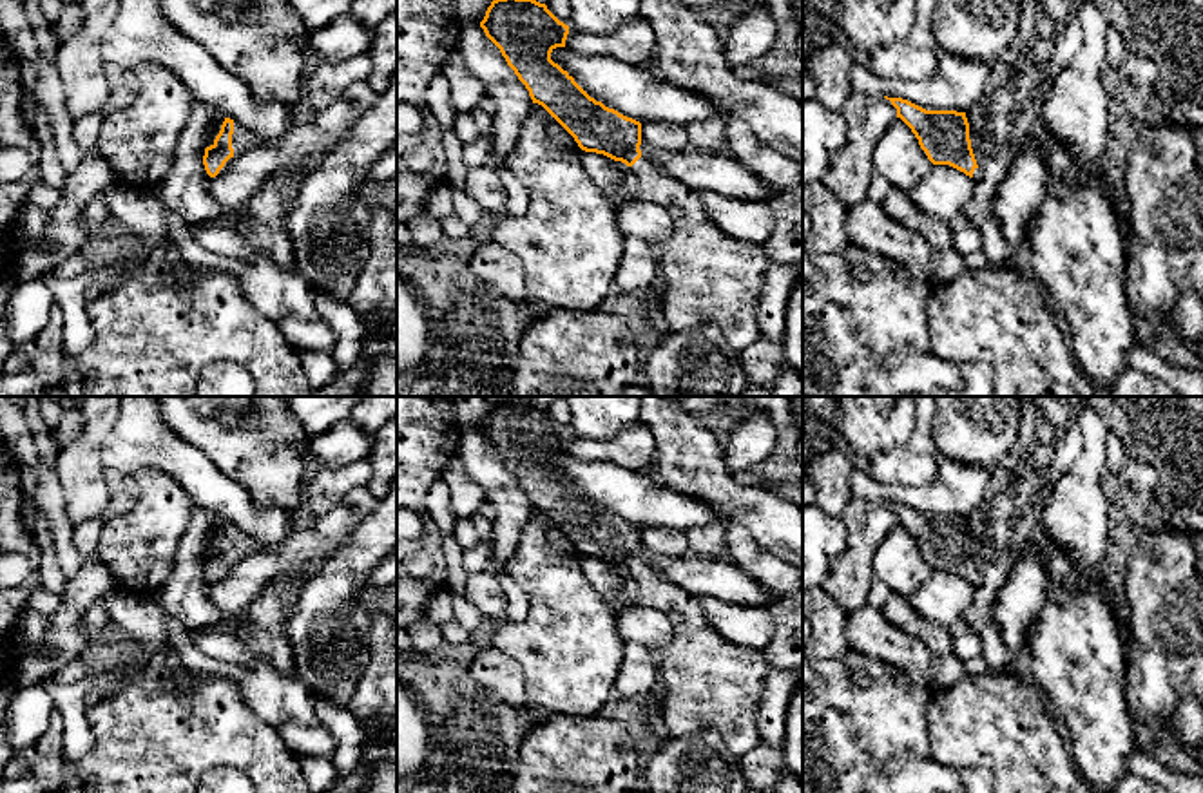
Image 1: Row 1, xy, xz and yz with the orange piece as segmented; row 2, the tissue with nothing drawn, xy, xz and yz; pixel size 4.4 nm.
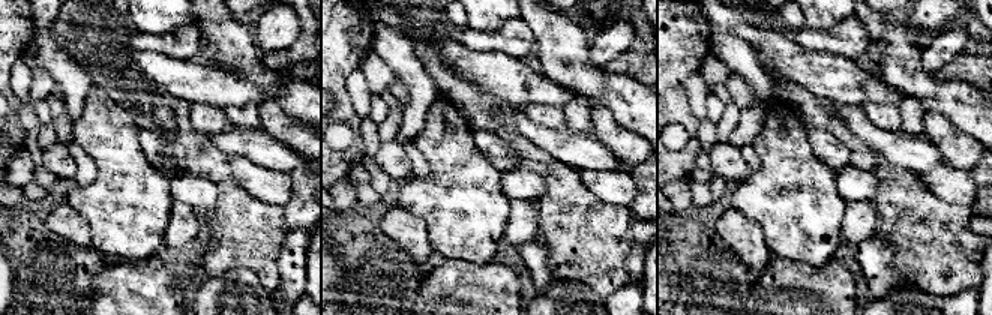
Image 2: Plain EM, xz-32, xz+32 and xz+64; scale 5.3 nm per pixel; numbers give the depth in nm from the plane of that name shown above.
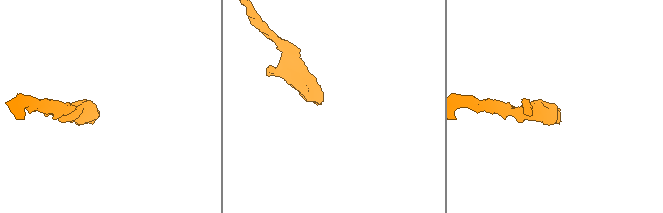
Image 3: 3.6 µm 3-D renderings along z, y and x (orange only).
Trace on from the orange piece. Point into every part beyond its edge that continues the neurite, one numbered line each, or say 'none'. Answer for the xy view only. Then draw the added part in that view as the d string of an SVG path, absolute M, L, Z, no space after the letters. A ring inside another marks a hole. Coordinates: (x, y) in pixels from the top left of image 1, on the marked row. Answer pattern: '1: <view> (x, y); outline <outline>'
1: xy (241, 140); outline M234 121L234 134L232 134L234 156L225 163L225 167L219 170L219 174L226 172L228 167L232 165L232 161L239 154L257 148L257 147L259 147L259 141L252 136L252 132Z

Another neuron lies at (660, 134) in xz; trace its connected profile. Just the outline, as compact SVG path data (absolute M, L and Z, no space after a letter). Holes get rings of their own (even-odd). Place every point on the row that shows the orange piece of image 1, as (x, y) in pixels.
M643 121L641 139L658 150L669 150L676 154L683 154L692 147L687 127L669 121Z

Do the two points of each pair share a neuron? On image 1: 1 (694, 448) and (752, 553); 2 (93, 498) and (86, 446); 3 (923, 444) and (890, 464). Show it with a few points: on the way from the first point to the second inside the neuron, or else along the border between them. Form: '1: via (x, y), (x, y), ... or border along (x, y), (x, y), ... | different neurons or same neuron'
1: border along (732, 524), (743, 525), (770, 553) | different neurons
2: via (86, 486), (86, 458) | same neuron
3: via (915, 451), (903, 464), (897, 464) | same neuron

